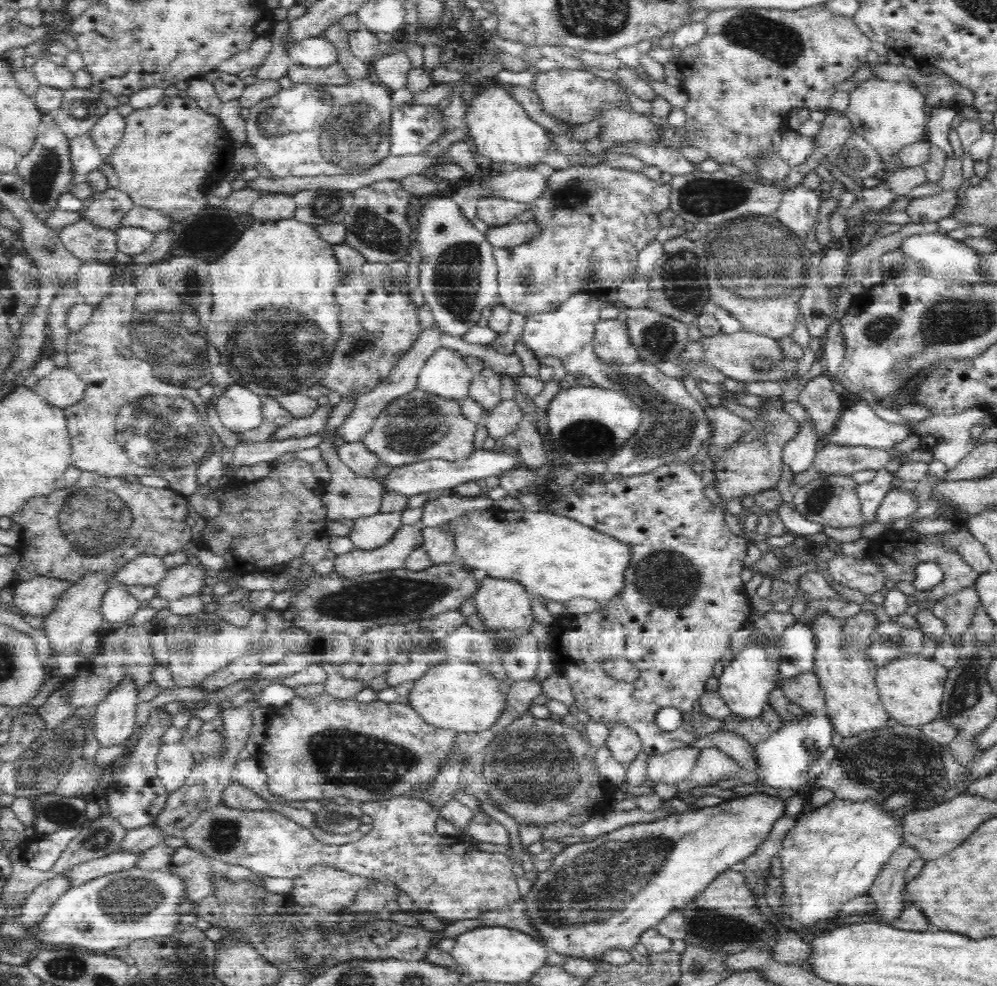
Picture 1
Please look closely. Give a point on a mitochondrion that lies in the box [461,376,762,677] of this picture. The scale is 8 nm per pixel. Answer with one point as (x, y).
(666, 579)

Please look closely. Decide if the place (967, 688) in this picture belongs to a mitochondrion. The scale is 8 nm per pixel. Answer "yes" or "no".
yes

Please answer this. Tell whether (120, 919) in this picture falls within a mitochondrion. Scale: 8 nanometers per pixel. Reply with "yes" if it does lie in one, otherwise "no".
yes

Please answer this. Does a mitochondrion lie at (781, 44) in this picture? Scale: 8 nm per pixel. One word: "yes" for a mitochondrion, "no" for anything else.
yes

